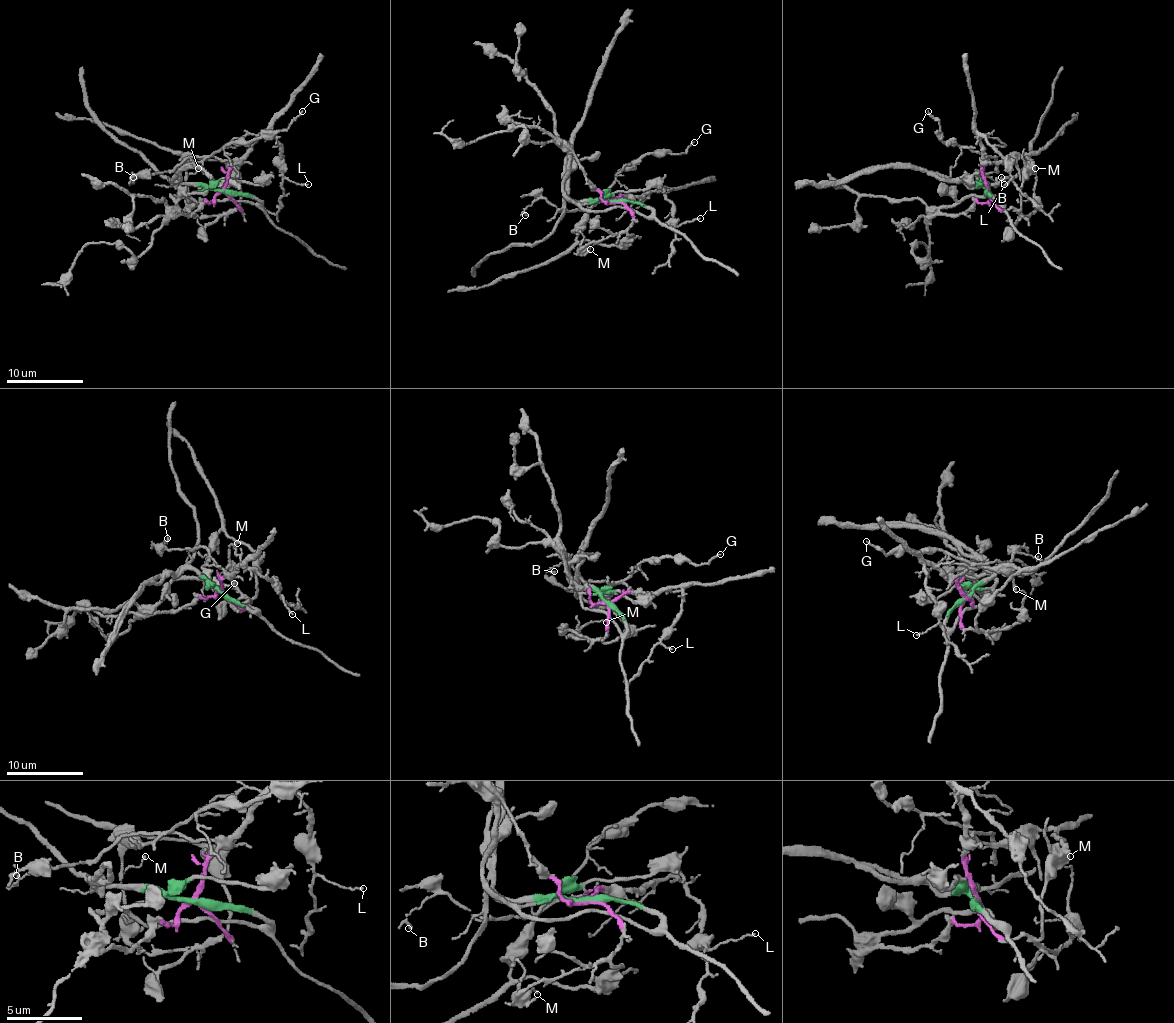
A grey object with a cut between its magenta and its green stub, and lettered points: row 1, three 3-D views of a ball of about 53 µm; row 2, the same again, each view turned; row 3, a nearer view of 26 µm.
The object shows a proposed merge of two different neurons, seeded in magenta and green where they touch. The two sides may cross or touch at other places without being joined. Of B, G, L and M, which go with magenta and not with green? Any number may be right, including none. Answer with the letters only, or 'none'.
B, G, L, M

